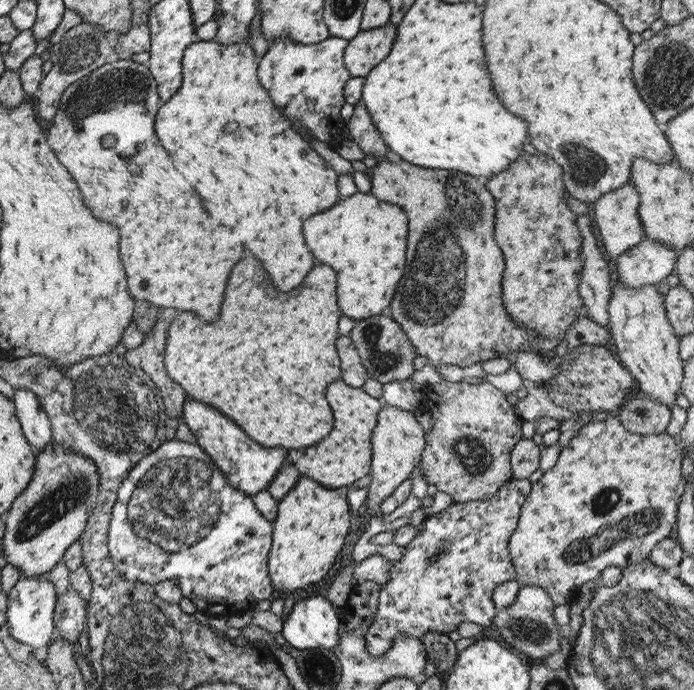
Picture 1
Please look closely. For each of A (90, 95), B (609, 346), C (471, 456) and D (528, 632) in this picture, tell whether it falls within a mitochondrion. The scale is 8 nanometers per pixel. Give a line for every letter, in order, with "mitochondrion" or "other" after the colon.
A: mitochondrion
B: other
C: mitochondrion
D: mitochondrion

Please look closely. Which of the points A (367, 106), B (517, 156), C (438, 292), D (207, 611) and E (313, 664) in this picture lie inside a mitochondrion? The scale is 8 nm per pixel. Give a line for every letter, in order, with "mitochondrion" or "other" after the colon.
A: other
B: other
C: mitochondrion
D: other
E: other

